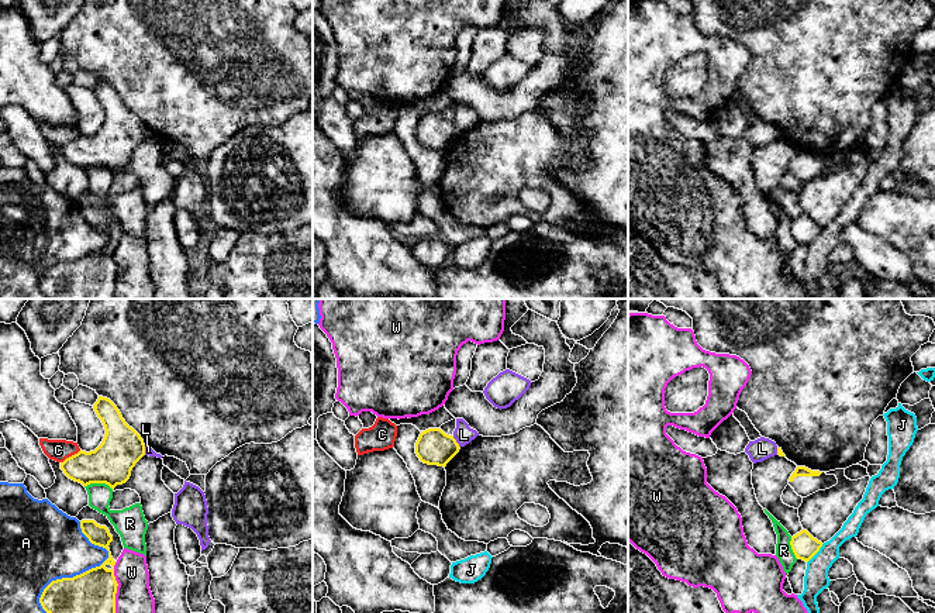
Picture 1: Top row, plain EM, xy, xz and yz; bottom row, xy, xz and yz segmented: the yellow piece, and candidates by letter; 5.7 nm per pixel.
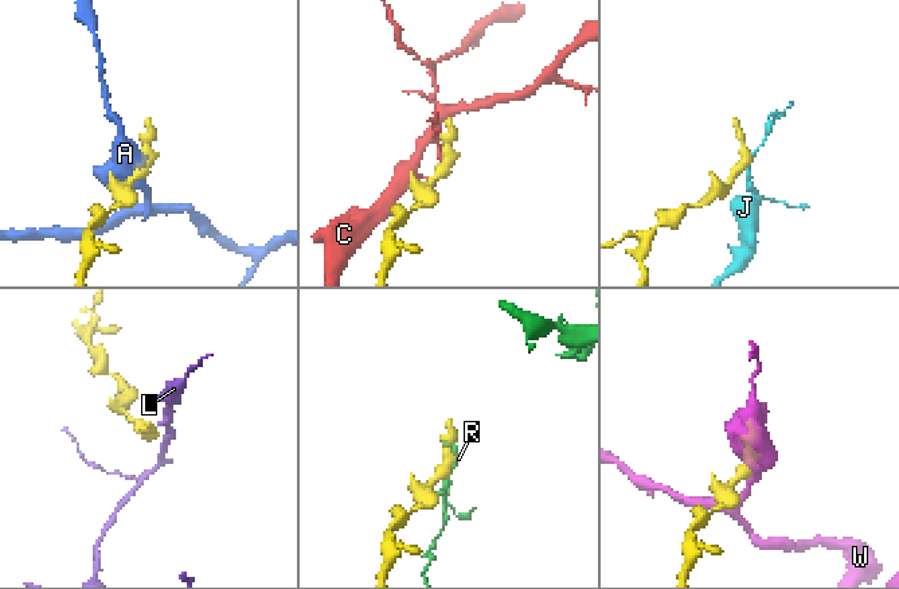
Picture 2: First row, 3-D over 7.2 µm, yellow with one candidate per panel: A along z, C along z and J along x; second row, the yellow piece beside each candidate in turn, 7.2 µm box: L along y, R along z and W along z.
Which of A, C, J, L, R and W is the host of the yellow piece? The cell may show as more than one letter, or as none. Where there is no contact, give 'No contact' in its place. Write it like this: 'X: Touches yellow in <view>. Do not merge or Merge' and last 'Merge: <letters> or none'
A: Touches yellow in xy. Do not merge
C: Touches yellow in xy. Do not merge
J: Touches yellow in yz. Do not merge
L: Touches yellow in xz. Do not merge
R: Touches yellow in xy. Do not merge
W: Touches yellow in xy. Do not merge
Merge: none

